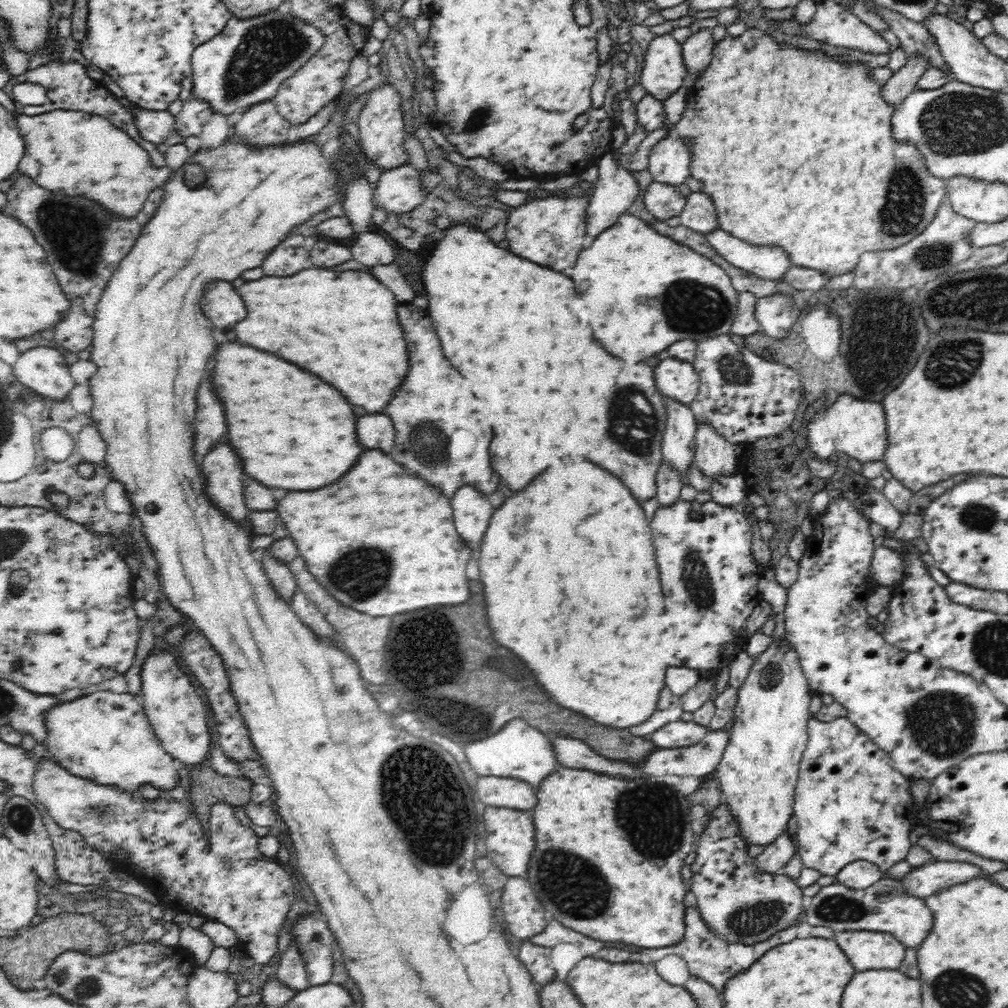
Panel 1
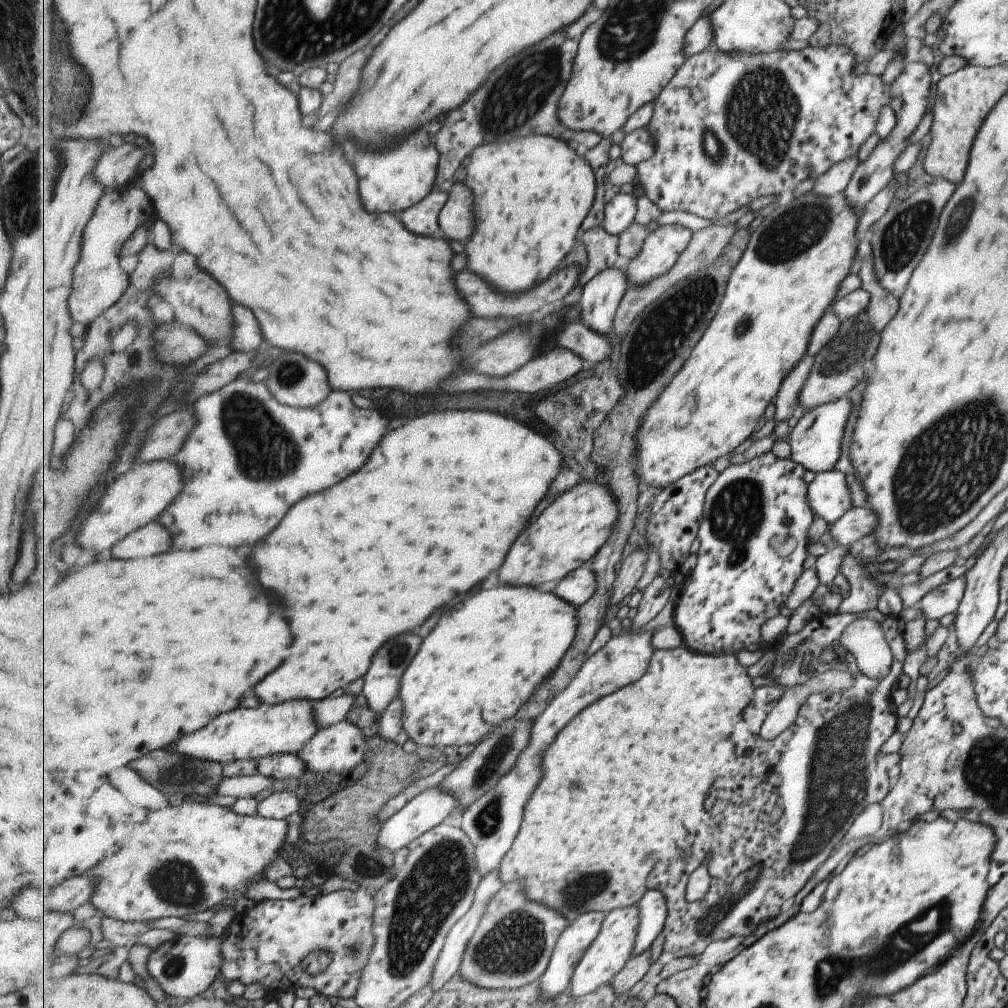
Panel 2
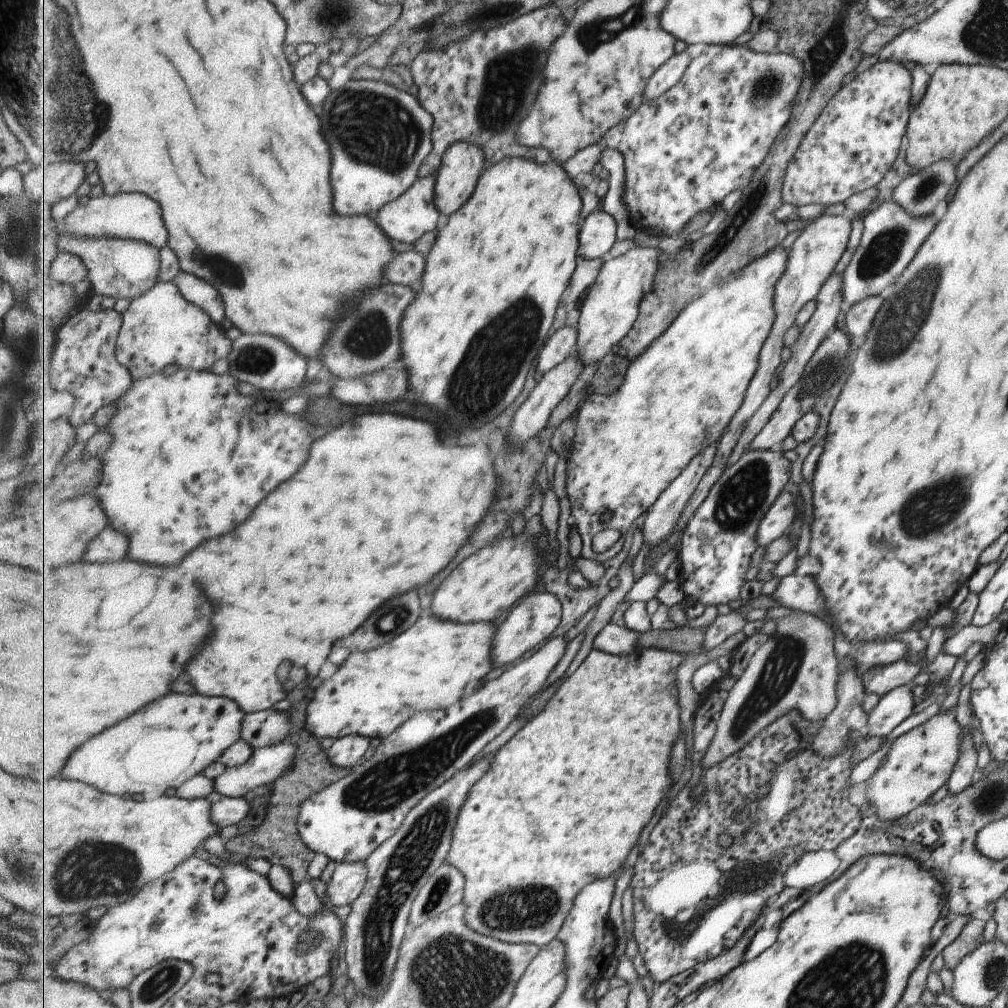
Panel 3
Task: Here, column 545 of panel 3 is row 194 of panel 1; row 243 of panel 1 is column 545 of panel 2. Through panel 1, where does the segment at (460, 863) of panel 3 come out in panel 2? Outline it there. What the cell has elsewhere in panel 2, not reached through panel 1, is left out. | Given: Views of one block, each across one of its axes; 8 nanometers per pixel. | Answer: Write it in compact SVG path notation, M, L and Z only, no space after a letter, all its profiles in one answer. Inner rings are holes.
M686 645L674 649L657 649L648 673L639 682L604 696L599 702L583 710L565 730L561 730L557 742L553 742L553 746L545 750L545 776L541 778L541 786L537 786L537 792L525 809L524 825L521 826L513 848L500 863L501 880L509 884L519 878L525 890L529 890L529 898L533 898L533 902L545 902L545 906L556 907L561 910L561 914L565 914L565 918L569 918L570 923L585 912L601 911L608 914L617 908L641 902L650 891L649 878L657 866L657 852L671 844L677 832L683 832L683 820L689 812L699 810L699 798L701 806L709 800L709 794L713 792L711 788L715 788L717 778L721 776L721 768L727 762L725 752L727 746L731 746L731 734L745 722L748 706L753 704L753 698L757 696L757 687L753 686L751 673L747 672L748 668L741 666L737 657L737 654L727 653L703 654Z

